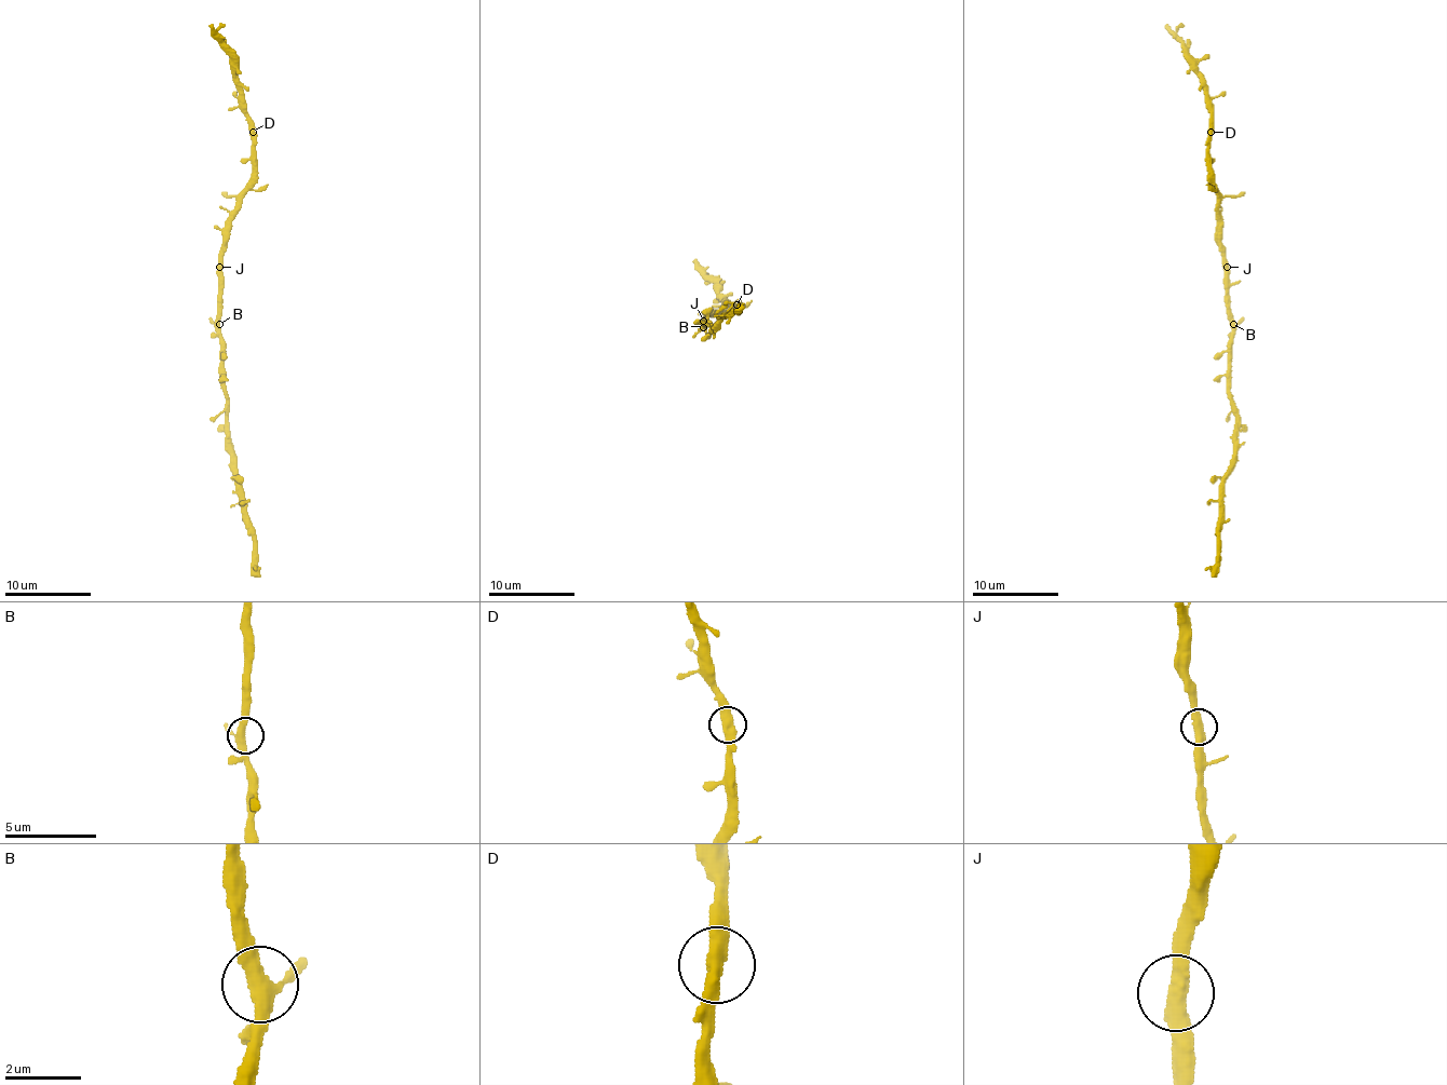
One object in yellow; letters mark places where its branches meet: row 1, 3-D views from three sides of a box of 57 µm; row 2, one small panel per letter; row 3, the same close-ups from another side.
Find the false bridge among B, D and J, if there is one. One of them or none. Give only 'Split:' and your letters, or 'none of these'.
Split: none of these

